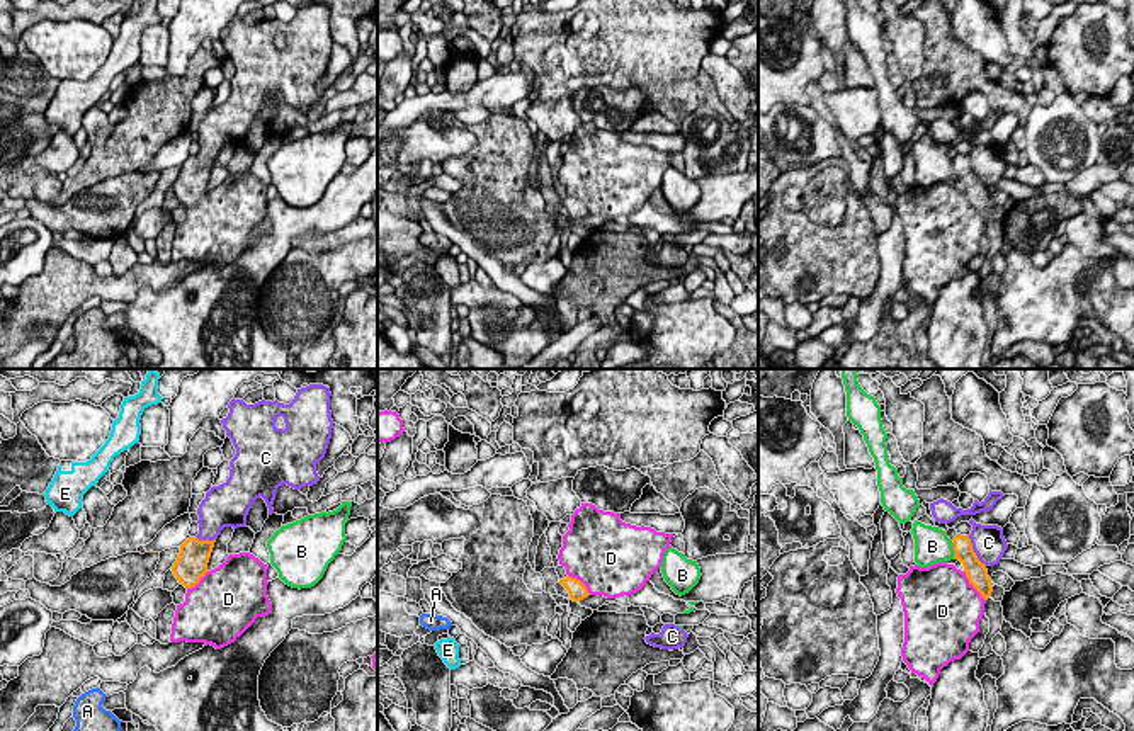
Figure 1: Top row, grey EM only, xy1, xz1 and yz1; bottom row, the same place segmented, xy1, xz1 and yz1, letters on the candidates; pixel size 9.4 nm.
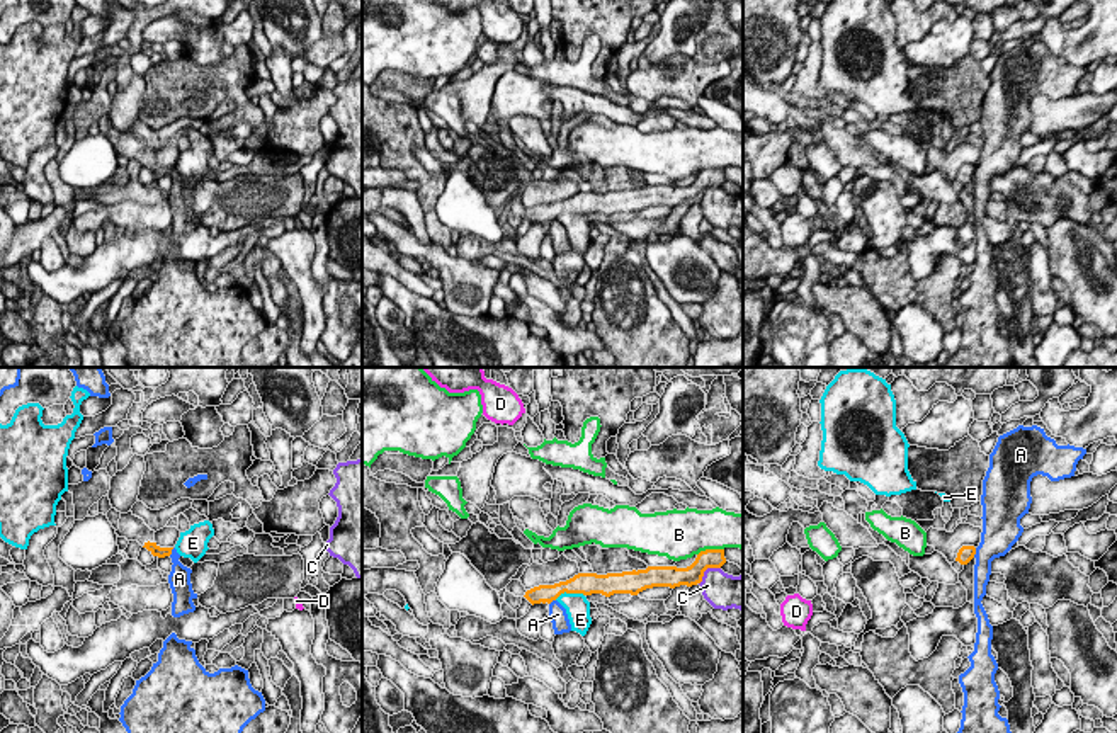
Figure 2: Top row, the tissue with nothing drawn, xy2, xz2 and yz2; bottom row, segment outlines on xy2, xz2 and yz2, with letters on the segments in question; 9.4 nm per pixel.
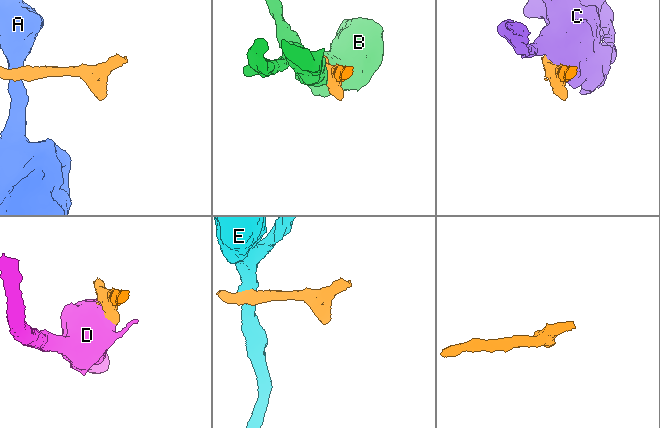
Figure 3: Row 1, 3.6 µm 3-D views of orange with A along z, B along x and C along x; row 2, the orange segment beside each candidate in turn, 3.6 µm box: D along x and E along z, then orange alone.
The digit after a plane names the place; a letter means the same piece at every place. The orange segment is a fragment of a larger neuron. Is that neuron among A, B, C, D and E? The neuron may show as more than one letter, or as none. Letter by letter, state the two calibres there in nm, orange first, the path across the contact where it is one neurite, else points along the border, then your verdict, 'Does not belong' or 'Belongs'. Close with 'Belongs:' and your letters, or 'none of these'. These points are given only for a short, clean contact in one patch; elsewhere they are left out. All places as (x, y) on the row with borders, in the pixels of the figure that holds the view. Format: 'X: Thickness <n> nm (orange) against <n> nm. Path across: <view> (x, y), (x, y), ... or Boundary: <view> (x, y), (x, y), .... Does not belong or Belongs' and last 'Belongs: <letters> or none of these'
A: Thickness 160 nm (orange) against 320 nm. Boundary: yz2 (976, 548), (973, 556). Does not belong
B: Thickness 190 nm (orange) against 420 nm. Does not belong
C: Thickness 200 nm (orange) against 320 nm. Does not belong
D: Thickness 200 nm (orange) against 500 nm. Boundary: yz1 (963, 572), (985, 600). Does not belong
E: Thickness 220 nm (orange) against 240 nm. Boundary: xz2 (584, 594), (561, 592), (555, 599). Does not belong
Belongs: none of these

